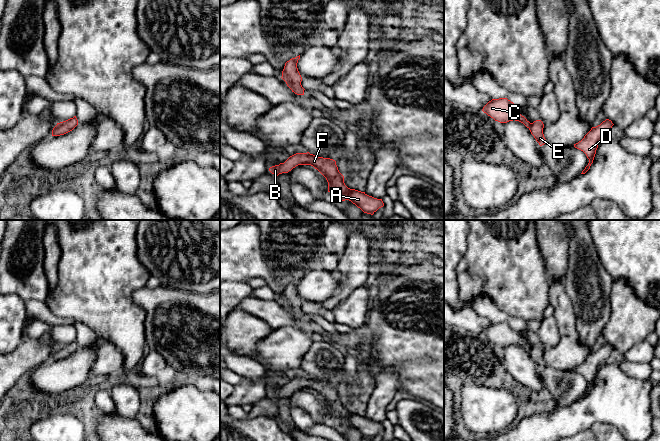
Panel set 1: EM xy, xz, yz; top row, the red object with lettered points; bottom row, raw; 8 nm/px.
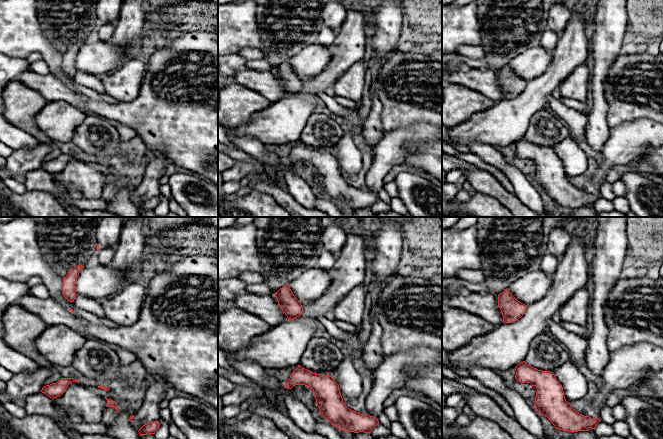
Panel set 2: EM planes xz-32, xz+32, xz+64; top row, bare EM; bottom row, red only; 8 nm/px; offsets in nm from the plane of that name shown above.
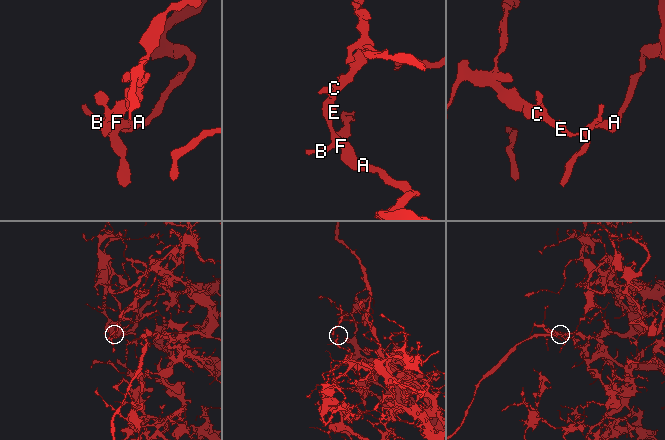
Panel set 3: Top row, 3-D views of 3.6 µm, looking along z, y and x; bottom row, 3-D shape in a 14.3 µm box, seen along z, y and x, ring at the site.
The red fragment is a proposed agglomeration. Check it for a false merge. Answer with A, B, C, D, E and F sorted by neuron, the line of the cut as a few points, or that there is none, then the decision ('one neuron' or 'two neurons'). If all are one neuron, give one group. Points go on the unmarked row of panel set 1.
groups A B C D E F; cut none; one neuron

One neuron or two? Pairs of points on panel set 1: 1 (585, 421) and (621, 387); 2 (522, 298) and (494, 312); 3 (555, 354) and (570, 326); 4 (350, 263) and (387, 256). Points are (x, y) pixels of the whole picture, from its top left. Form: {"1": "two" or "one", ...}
{"1": "one", "2": "two", "3": "one", "4": "two"}

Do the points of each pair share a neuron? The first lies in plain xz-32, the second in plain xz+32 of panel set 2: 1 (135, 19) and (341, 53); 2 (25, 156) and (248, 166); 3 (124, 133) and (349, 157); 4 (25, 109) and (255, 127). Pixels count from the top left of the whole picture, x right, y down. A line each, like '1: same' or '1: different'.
1: same
2: same
3: same
4: different

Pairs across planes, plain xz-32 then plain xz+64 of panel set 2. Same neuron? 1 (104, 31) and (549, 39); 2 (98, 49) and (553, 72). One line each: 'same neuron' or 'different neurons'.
1: same neuron
2: different neurons

